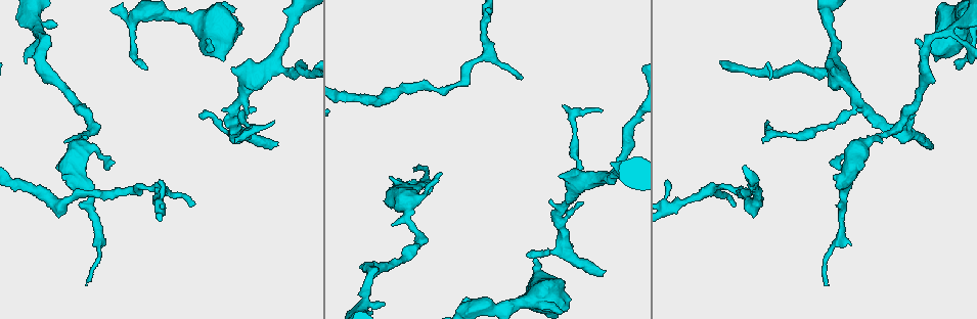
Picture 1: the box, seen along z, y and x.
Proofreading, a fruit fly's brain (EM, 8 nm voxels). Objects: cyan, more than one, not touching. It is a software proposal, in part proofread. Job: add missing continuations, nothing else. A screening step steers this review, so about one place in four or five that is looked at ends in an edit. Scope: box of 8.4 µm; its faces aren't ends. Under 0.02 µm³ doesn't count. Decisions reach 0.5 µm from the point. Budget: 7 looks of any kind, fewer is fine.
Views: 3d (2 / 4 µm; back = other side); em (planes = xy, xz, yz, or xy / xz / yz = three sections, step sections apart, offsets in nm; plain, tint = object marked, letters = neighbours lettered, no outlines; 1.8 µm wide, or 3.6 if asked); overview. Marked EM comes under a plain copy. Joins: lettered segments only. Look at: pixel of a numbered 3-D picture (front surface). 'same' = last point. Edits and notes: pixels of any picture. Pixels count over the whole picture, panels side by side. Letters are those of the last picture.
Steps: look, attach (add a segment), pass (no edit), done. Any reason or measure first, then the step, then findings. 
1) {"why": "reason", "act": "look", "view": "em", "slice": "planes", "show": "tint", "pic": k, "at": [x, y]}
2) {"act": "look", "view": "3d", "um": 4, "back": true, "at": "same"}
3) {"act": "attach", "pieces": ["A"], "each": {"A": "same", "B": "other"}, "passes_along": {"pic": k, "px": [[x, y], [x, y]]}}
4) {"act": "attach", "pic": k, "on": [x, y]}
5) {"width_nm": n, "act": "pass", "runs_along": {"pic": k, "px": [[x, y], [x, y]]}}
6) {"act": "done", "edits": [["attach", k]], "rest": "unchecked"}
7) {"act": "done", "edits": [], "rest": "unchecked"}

{"why": "branch stops here", "act": "look", "view": "3d", "um": 4, "pic": 1, "at": [915, 115]}

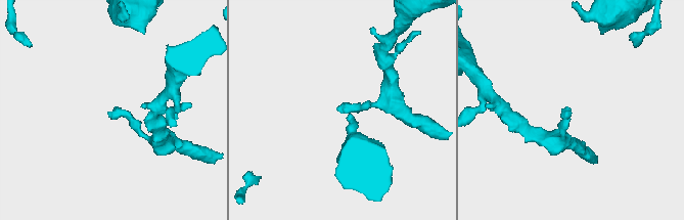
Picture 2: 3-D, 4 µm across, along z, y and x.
{"why": "shape alone is not enough", "act": "look", "view": "em", "slice": "xy", "step": 4, "show": "letters", "pic": 2, "at": [337, 111]}

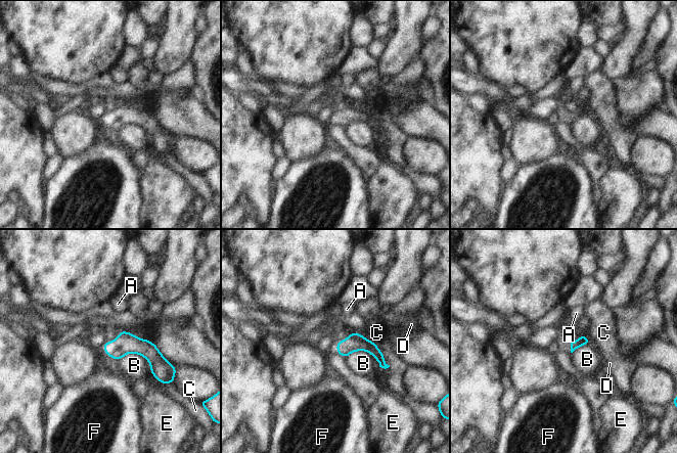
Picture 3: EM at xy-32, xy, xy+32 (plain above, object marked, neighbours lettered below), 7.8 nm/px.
{"act": "look", "view": "em", "slice": "planes", "show": "letters", "at": "same"}

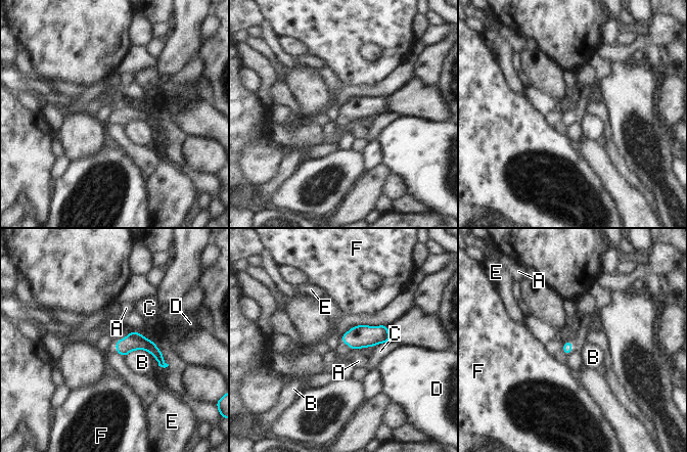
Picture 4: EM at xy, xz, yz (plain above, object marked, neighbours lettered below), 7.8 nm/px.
{"act": "pass", "each": {"A": "other", "B": "other", "C": "other", "D": "other", "E": "other", "F": "other"}, "found": "none of them fits"}

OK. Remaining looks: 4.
{"why": "thick turns thin", "act": "look", "view": "em", "slice": "planes", "show": "tint", "pic": 1, "at": [855, 99]}

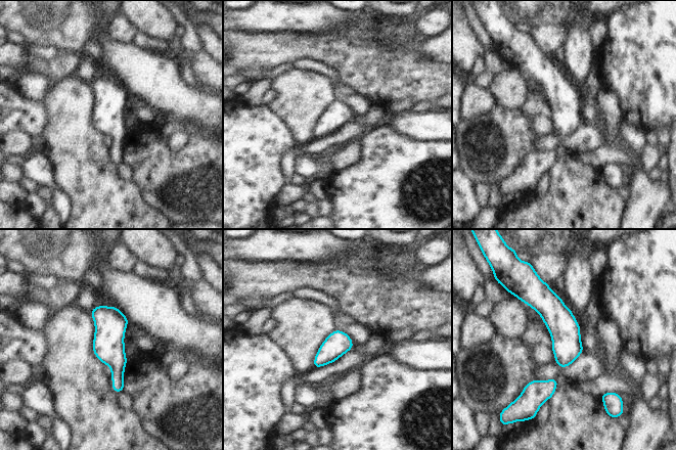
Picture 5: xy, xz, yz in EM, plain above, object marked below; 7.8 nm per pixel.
{"act": "look", "view": "em", "slice": "planes", "show": "letters", "at": "same"}

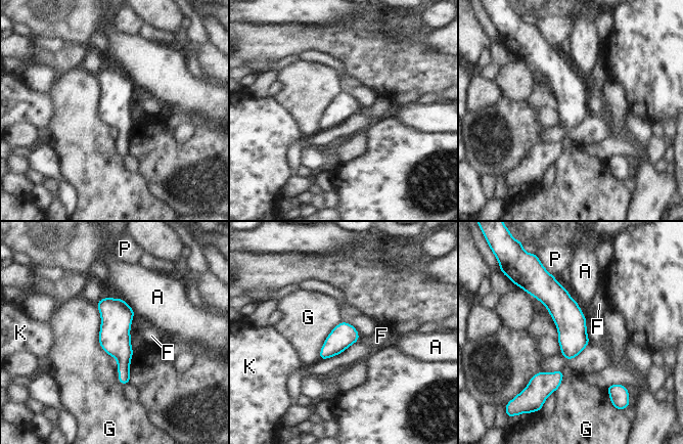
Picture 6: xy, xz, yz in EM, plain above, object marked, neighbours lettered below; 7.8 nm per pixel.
{"act": "pass", "each": {"A": "other", "F": "other", "G": "other", "K": "other", "P": "other"}, "runs_along": {"pic": 6, "px": [[106, 300], [116, 314], [126, 381]]}, "found": "none of them fits"}

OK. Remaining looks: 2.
{"why": "thin end", "act": "look", "view": "em", "slice": "xy", "step": 8, "show": "tint", "pic": 1, "at": [273, 122]}

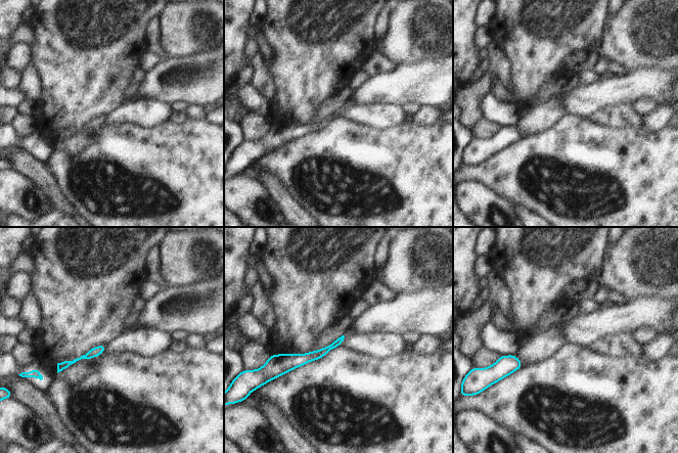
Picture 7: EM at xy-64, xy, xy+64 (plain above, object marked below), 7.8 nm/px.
{"act": "look", "view": "em", "slice": "planes", "show": "letters", "at": "same"}

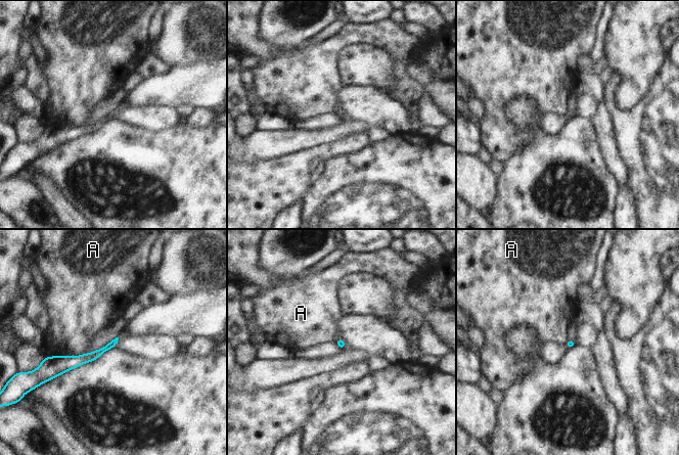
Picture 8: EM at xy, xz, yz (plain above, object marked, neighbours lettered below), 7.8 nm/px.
{"act": "pass", "each": {"A": "other"}, "found": "none of them fits"}

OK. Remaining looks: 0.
{"act": "done", "edits": [], "rest": "unchecked"}

